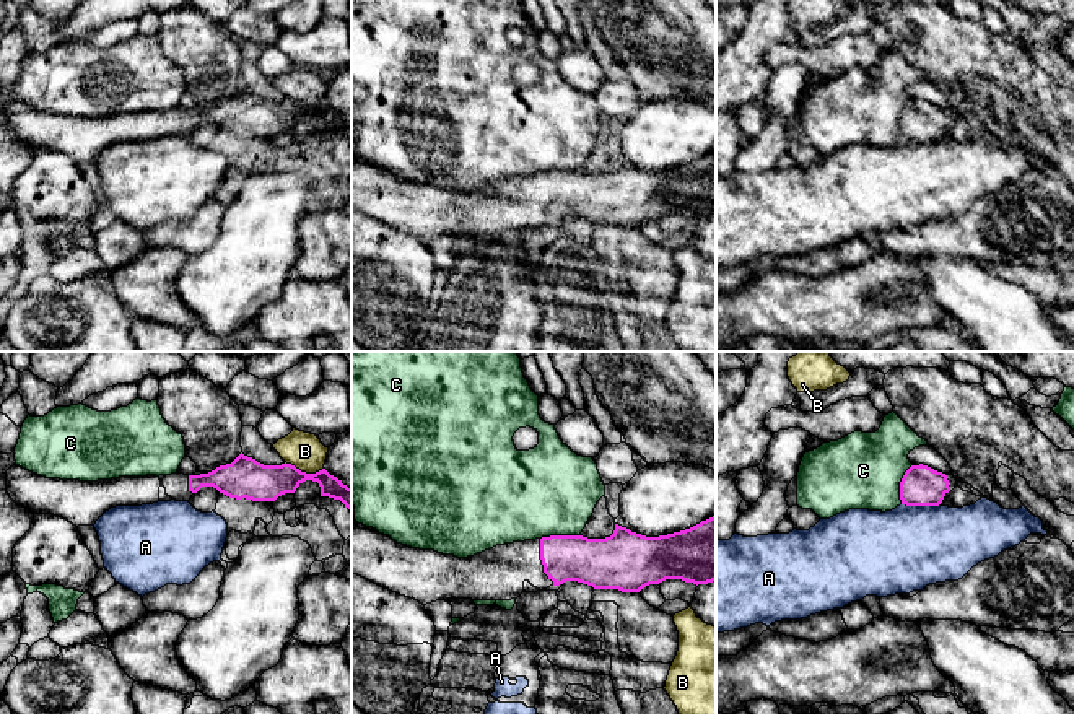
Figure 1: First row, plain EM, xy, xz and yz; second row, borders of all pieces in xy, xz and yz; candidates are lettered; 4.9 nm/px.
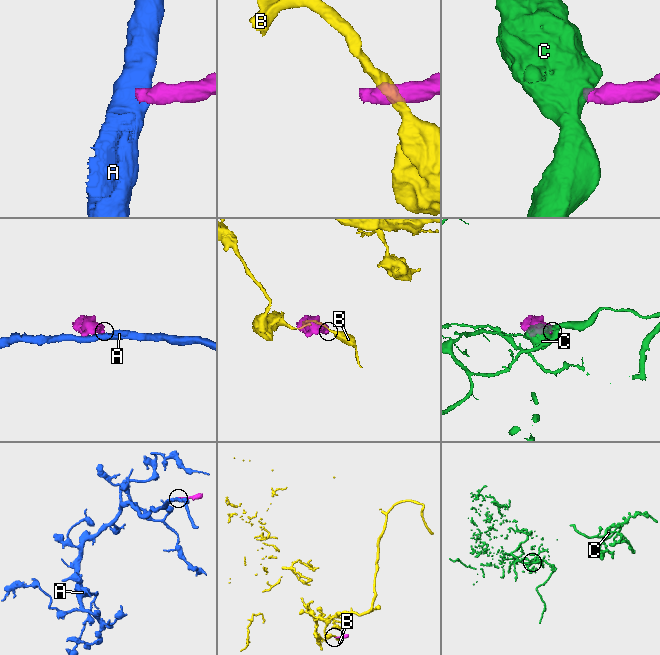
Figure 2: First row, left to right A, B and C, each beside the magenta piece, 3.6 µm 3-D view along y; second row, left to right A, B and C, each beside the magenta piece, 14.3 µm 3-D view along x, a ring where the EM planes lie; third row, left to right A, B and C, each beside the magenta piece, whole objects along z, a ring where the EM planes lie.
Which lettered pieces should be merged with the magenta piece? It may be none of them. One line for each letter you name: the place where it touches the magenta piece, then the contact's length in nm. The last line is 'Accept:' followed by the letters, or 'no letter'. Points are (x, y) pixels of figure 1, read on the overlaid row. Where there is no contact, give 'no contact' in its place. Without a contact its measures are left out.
Accept: no letter

